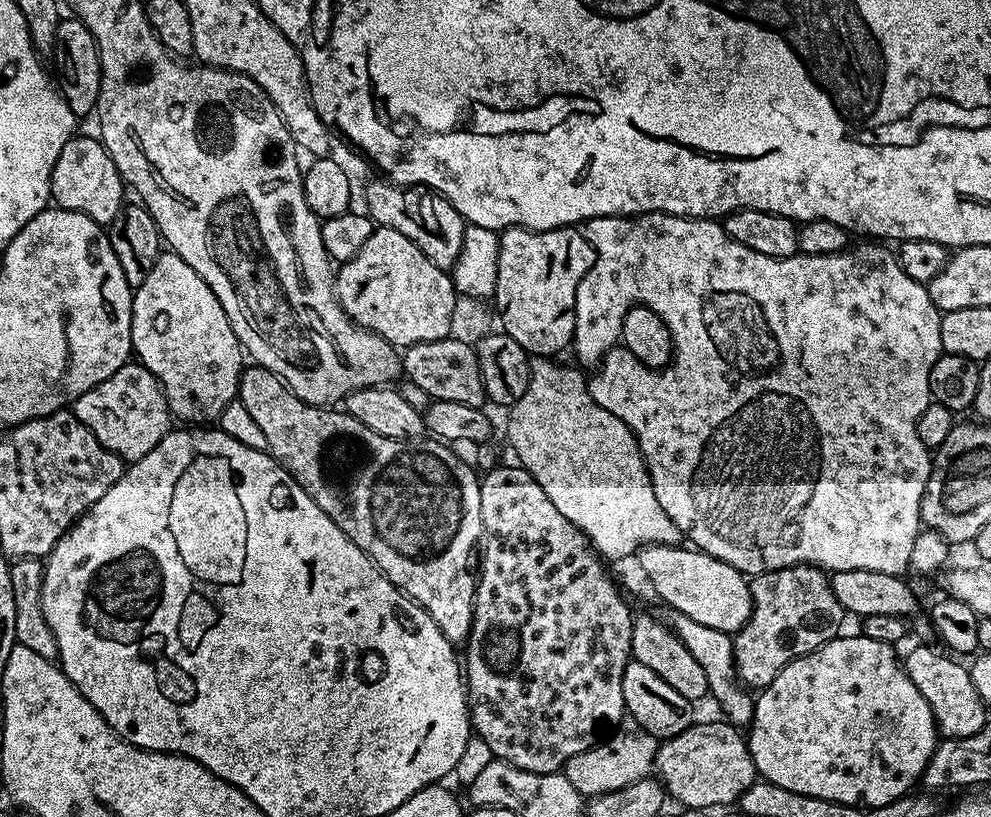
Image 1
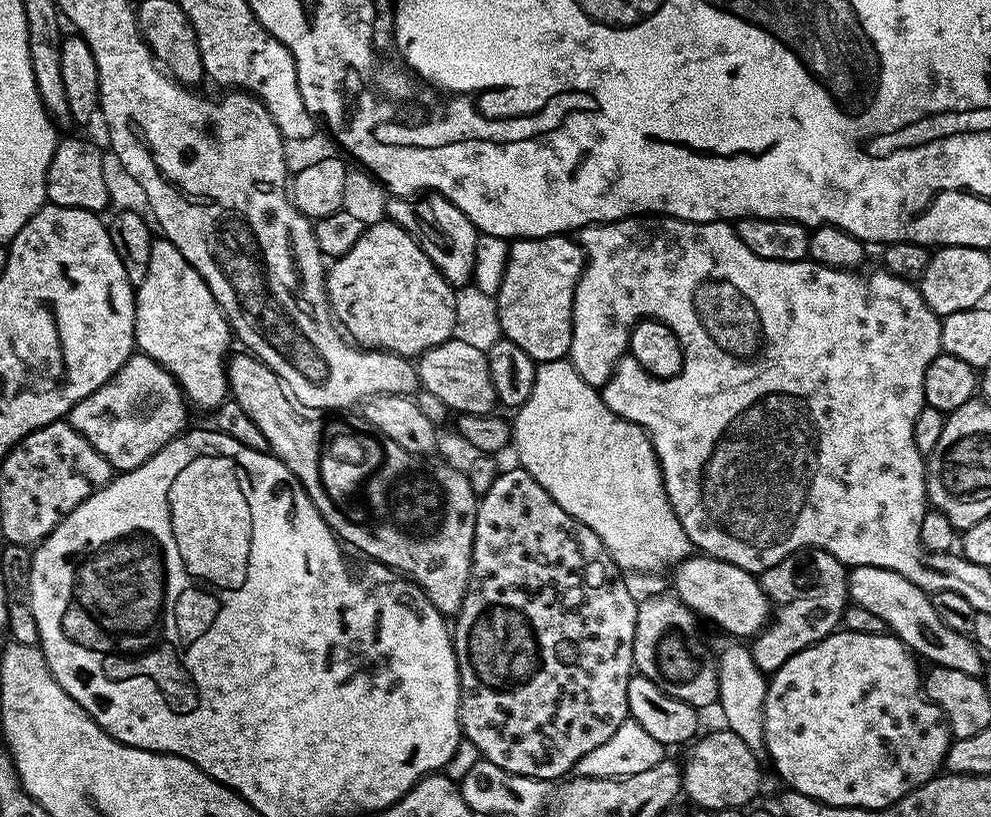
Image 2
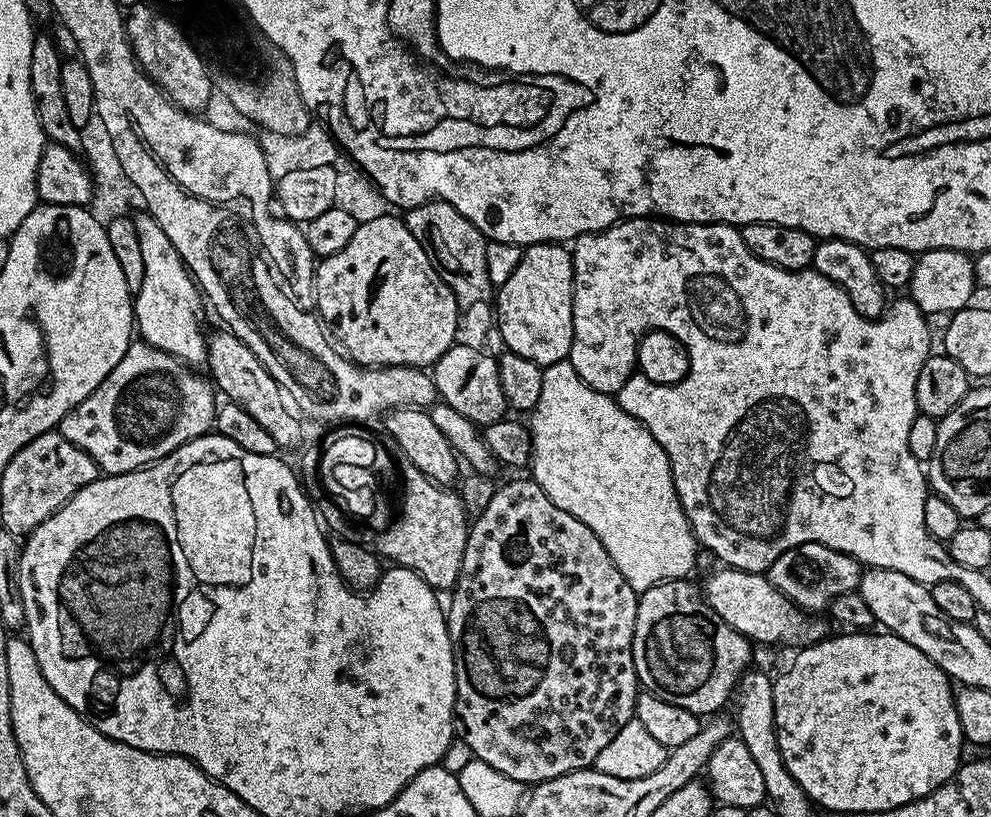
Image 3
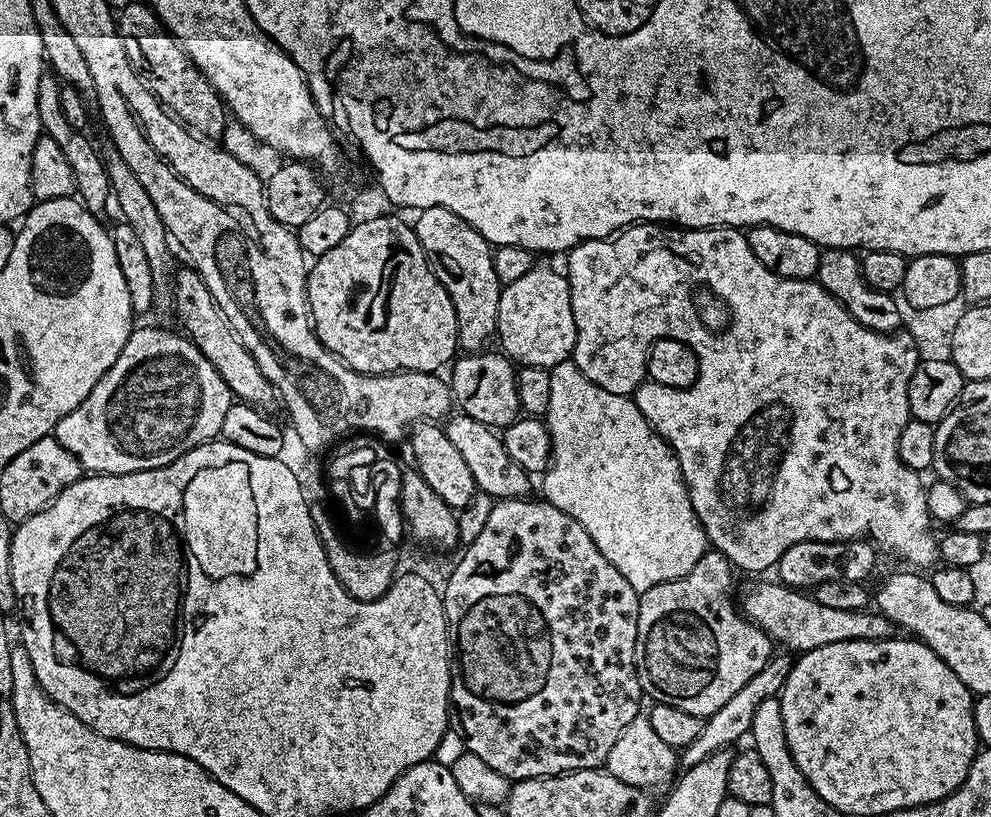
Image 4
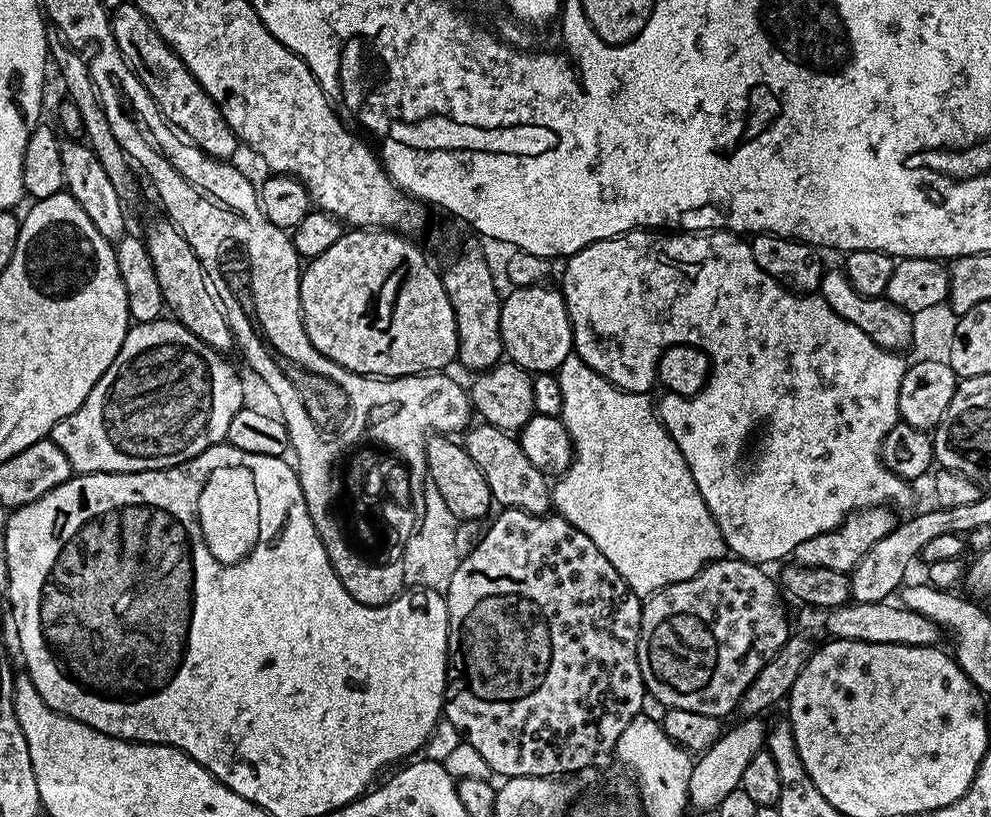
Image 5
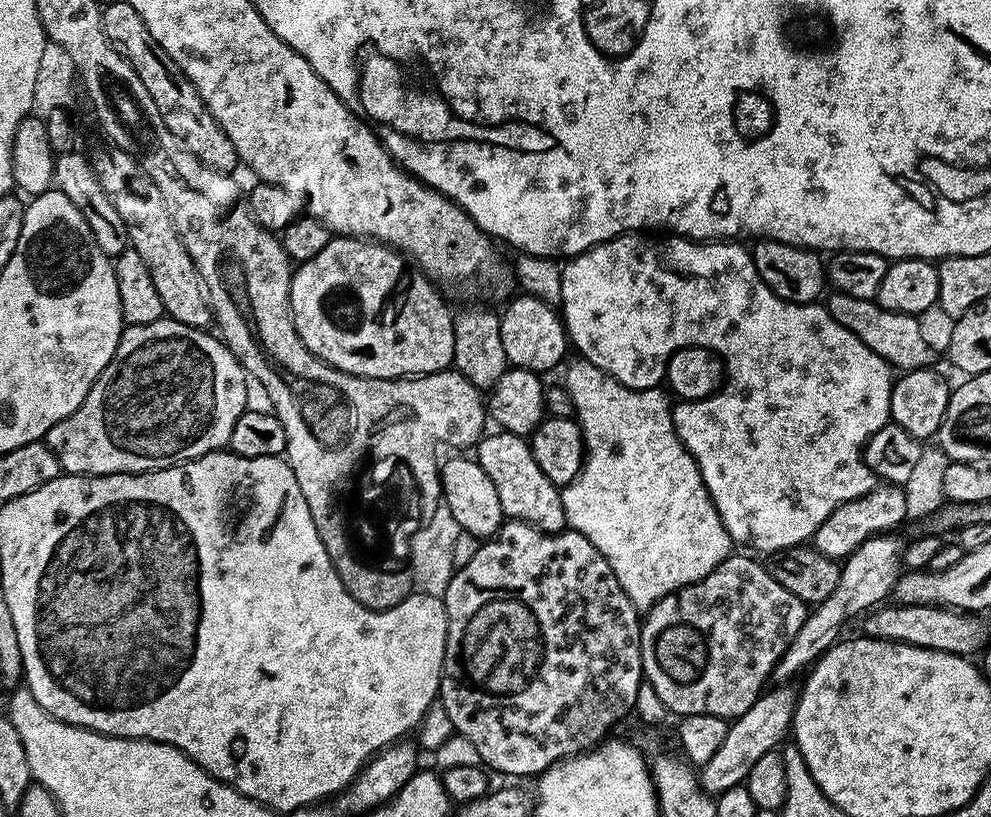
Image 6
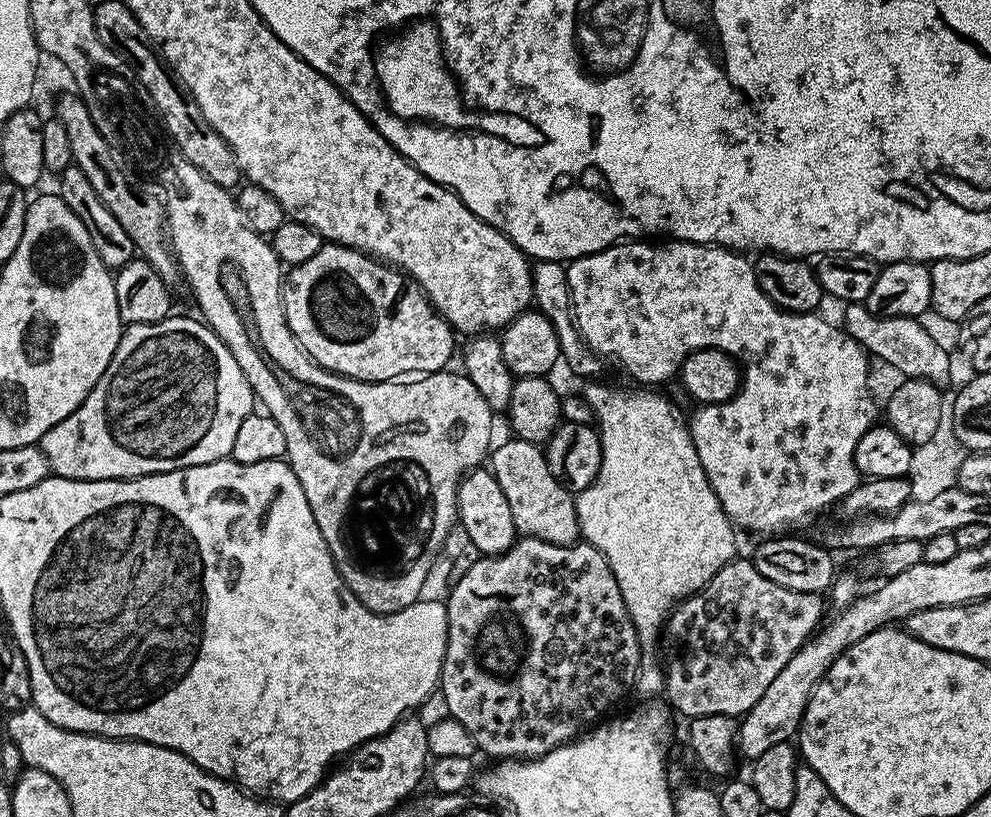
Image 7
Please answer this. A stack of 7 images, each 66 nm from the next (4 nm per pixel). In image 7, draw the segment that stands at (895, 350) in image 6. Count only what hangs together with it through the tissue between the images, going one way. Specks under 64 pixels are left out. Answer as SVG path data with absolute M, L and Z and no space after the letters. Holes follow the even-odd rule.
M867 303L845 304L844 321L842 327L845 332L854 338L869 357L881 360L889 364L899 375L914 380L929 380L931 384L944 386L953 375L954 360L948 357L949 349L934 342L926 330L922 328L916 318L910 316L876 316L868 311Z

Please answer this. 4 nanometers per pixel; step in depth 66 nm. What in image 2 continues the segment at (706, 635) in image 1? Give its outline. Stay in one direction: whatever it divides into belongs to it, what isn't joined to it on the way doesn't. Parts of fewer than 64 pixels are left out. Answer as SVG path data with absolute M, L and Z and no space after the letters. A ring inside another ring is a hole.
M736 638L725 639L720 653L715 653L716 677L720 683L718 709L724 715L727 731L738 734L757 758L765 755L764 750L764 699L768 689L766 673L754 662L752 649Z

